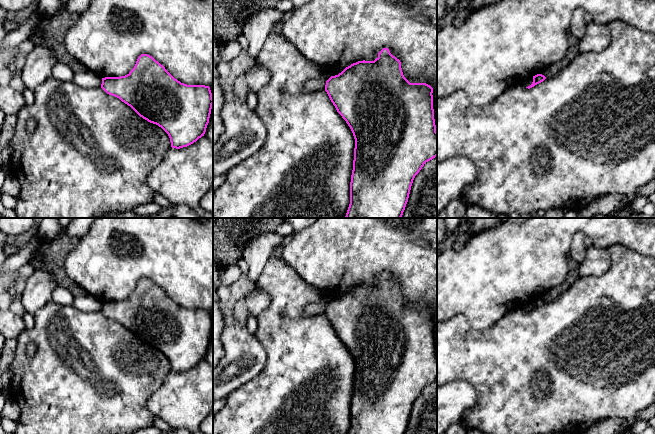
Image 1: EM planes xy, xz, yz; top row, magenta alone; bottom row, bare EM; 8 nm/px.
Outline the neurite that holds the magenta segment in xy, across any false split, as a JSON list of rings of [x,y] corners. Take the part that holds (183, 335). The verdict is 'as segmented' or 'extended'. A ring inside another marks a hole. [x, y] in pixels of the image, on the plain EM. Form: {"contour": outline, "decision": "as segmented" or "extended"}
{"contour": [[[141,278],[127,299],[102,302],[101,312],[130,330],[143,343],[161,351],[168,358],[172,372],[187,371],[206,356],[213,329],[210,311],[181,307],[148,278]]], "decision": "as segmented"}

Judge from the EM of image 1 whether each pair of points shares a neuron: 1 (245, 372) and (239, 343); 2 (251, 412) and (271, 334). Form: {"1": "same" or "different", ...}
{"1": "same", "2": "same"}

